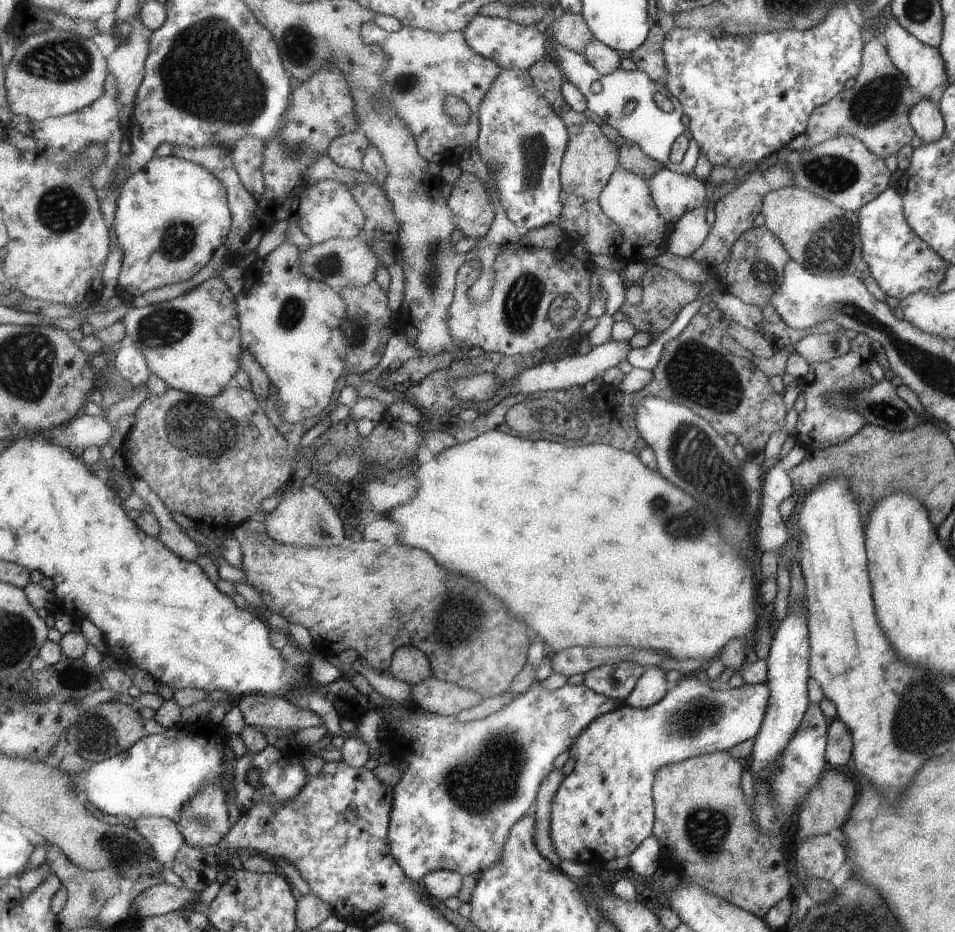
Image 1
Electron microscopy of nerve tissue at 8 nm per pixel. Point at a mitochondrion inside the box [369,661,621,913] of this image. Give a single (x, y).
(485, 782)

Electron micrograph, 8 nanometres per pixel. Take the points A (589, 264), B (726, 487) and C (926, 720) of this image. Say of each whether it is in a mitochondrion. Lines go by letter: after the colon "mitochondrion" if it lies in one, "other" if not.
A: other
B: mitochondrion
C: mitochondrion

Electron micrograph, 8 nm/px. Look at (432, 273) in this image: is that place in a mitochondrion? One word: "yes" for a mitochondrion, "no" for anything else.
yes

